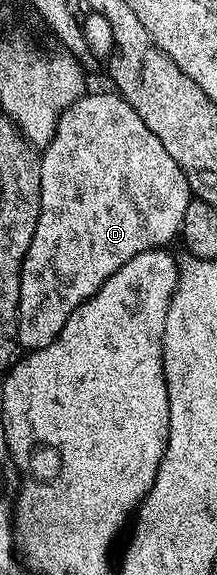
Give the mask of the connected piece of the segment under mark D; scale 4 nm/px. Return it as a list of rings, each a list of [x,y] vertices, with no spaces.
[[[102,91],[99,95],[84,93],[72,105],[68,105],[68,109],[64,109],[64,113],[56,125],[52,141],[40,155],[40,189],[42,190],[40,193],[40,213],[38,214],[36,233],[32,237],[30,254],[25,260],[20,276],[22,301],[18,316],[16,343],[19,348],[26,347],[22,349],[27,352],[39,351],[40,348],[55,339],[60,333],[60,329],[64,329],[64,321],[68,321],[68,317],[72,317],[74,310],[81,303],[92,298],[104,285],[104,281],[108,281],[108,277],[112,277],[112,273],[116,273],[116,269],[128,265],[128,261],[132,261],[132,257],[136,257],[136,253],[165,248],[170,245],[166,243],[172,242],[173,239],[175,242],[182,230],[184,209],[188,209],[192,198],[189,179],[180,169],[180,165],[176,165],[176,161],[172,161],[172,157],[168,157],[164,145],[160,145],[160,141],[156,138],[156,133],[152,133],[152,129],[148,129],[148,125],[144,125],[144,121],[140,121],[136,109],[132,109],[132,105],[128,105],[128,101],[124,101],[121,95],[107,91]]]

